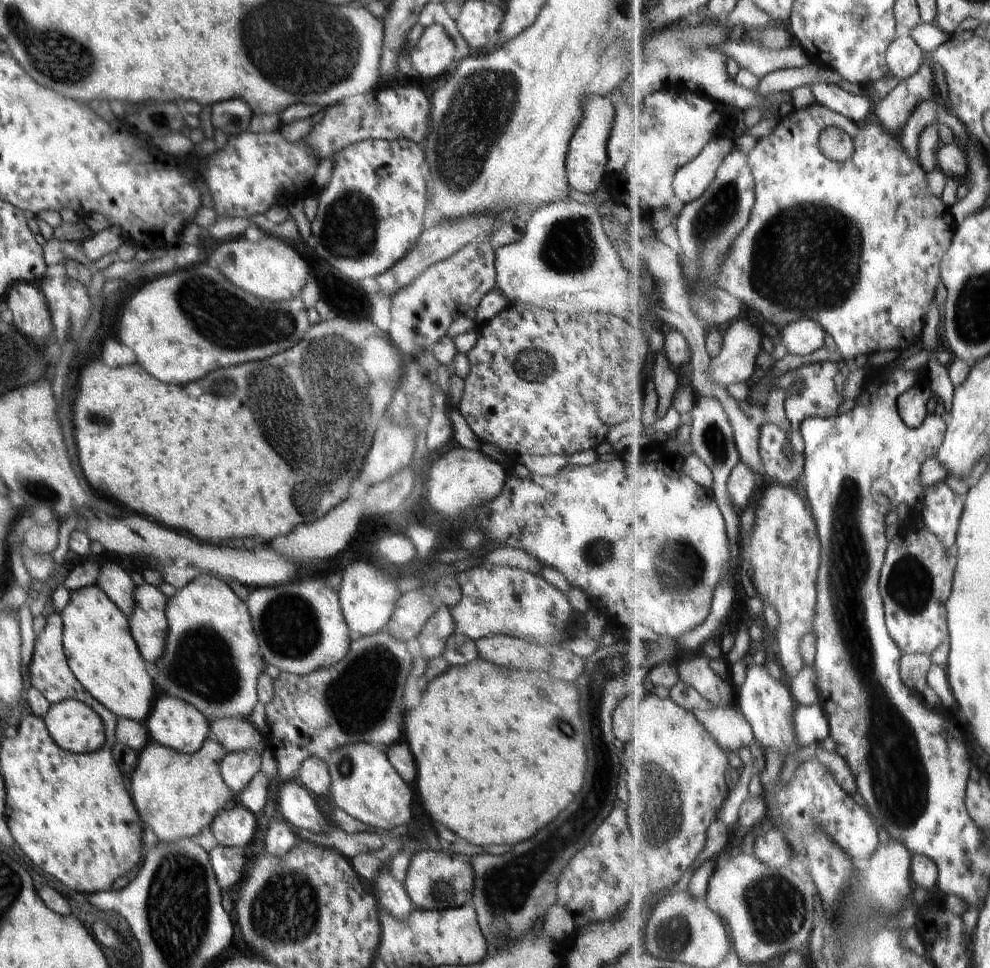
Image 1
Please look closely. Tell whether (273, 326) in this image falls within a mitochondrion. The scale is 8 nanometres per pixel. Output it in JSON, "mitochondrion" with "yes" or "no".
{"mitochondrion":"yes"}

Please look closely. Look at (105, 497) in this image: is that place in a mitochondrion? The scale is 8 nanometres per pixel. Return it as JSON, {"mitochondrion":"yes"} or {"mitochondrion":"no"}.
{"mitochondrion":"no"}

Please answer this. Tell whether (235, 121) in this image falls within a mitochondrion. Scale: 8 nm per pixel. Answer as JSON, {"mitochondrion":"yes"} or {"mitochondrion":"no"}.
{"mitochondrion":"no"}

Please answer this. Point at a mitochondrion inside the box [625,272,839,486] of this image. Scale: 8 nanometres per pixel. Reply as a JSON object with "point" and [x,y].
{"point":[716,445]}

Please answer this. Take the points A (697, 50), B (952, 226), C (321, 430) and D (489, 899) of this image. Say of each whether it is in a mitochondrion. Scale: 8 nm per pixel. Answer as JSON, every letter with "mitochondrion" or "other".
{"A":"mitochondrion","B":"other","C":"mitochondrion","D":"mitochondrion"}

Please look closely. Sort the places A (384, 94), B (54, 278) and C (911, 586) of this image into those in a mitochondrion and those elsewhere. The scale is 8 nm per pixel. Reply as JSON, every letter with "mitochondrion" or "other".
{"A":"other","B":"other","C":"mitochondrion"}

